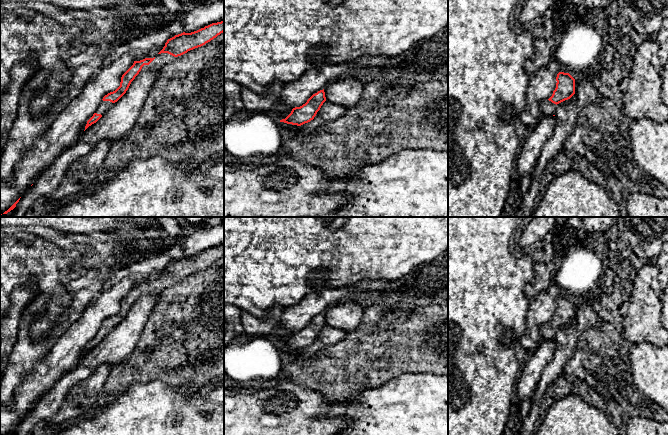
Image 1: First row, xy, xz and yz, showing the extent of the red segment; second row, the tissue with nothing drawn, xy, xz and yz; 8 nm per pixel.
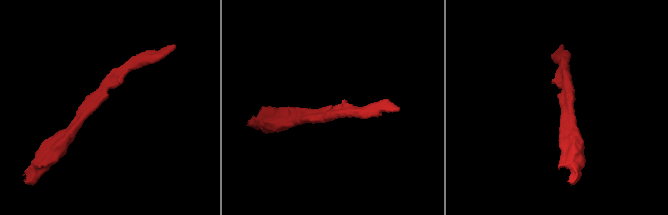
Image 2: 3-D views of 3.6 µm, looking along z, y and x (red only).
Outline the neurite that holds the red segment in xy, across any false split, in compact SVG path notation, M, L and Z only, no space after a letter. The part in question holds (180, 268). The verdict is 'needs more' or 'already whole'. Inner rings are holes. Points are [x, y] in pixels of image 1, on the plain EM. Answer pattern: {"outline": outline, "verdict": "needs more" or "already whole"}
{"outline": "M224 245L212 247L191 257L181 257L167 264L163 273L154 282L134 285L133 289L122 299L120 310L105 319L96 336L87 345L85 354L96 347L128 314L131 306L139 298L144 289L154 293L162 293L169 285L190 274L201 271L224 256Z", "verdict": "needs more"}

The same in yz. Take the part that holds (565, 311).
{"outline": "M559 296L556 305L552 320L541 327L544 340L555 339L556 329L570 323L575 318L575 303L569 297Z", "verdict": "needs more"}

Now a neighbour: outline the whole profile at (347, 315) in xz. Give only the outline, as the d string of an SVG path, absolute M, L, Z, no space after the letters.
M355 299L341 301L324 312L326 325L346 332L356 329L362 321L362 315L363 308Z

